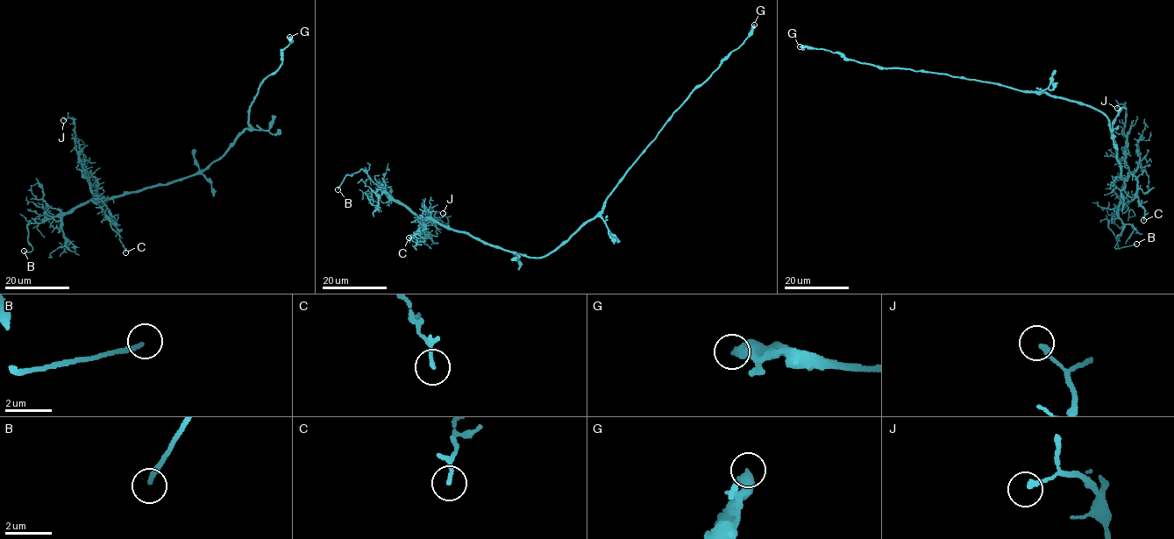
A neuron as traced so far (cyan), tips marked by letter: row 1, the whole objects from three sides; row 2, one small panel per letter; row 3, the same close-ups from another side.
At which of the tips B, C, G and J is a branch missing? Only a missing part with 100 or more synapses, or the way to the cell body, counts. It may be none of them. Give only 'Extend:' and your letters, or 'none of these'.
Extend: B

